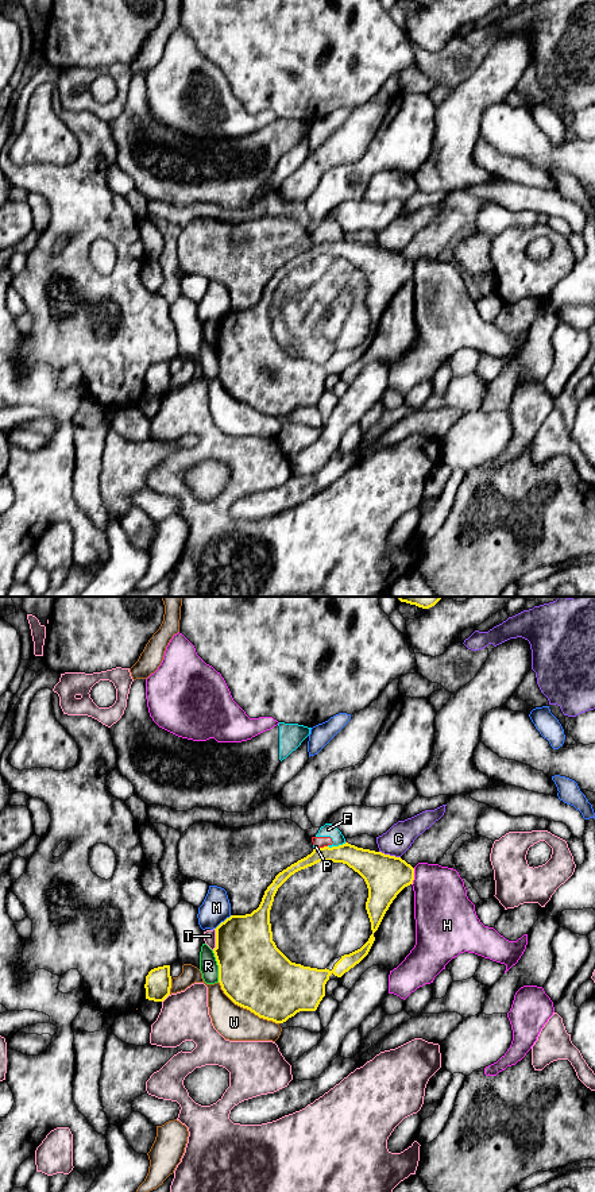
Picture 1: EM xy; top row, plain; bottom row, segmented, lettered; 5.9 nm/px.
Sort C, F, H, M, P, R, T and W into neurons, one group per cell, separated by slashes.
C / F P / H / M / R / T / W

